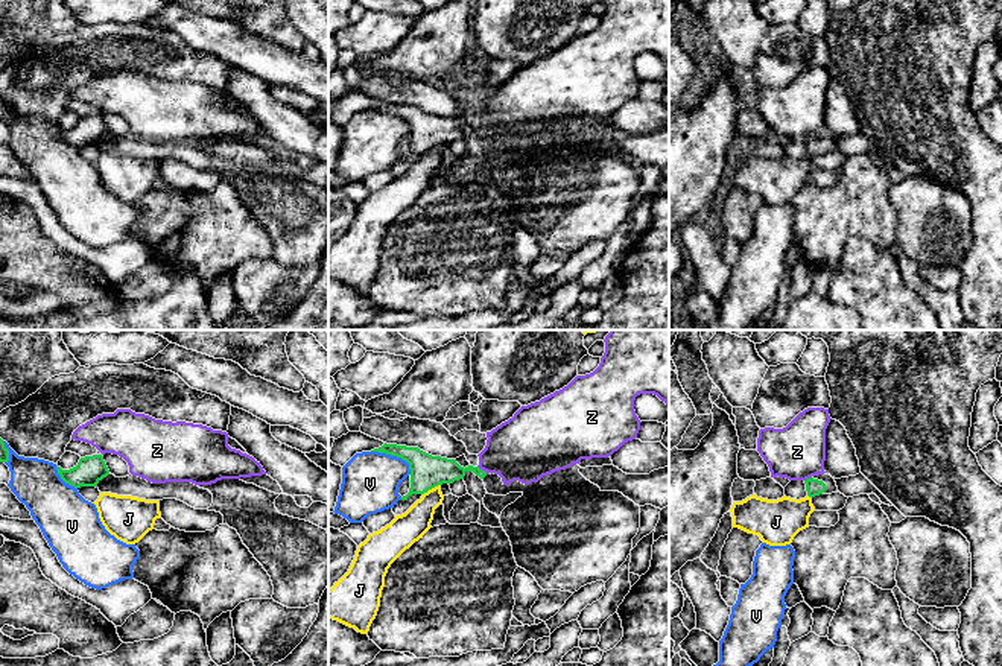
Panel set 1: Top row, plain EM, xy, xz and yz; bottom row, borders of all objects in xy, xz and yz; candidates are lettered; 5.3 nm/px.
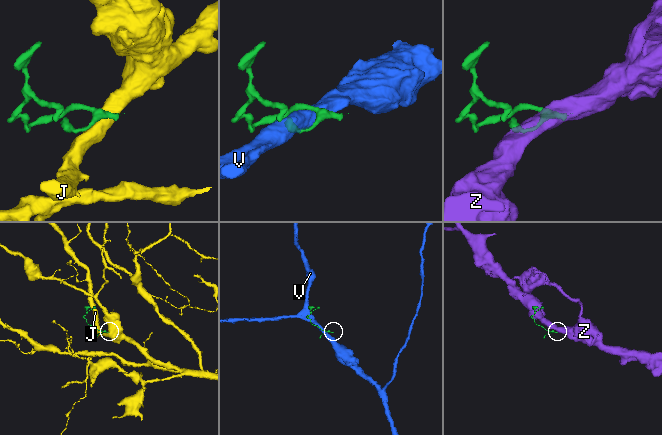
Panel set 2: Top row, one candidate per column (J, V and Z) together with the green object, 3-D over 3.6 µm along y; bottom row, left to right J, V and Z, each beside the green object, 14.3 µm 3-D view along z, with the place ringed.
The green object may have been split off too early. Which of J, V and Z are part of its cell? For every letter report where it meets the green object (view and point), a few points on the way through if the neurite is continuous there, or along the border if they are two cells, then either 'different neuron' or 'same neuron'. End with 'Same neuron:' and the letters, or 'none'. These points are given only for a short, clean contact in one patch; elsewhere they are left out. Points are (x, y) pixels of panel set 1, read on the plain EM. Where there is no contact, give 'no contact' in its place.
J: xz (431, 148) | different neuron
V: xz (394, 114) | different neuron
Z: xz (482, 130) | along xz (478, 125), (487, 131) | different neuron
Same neuron: none

